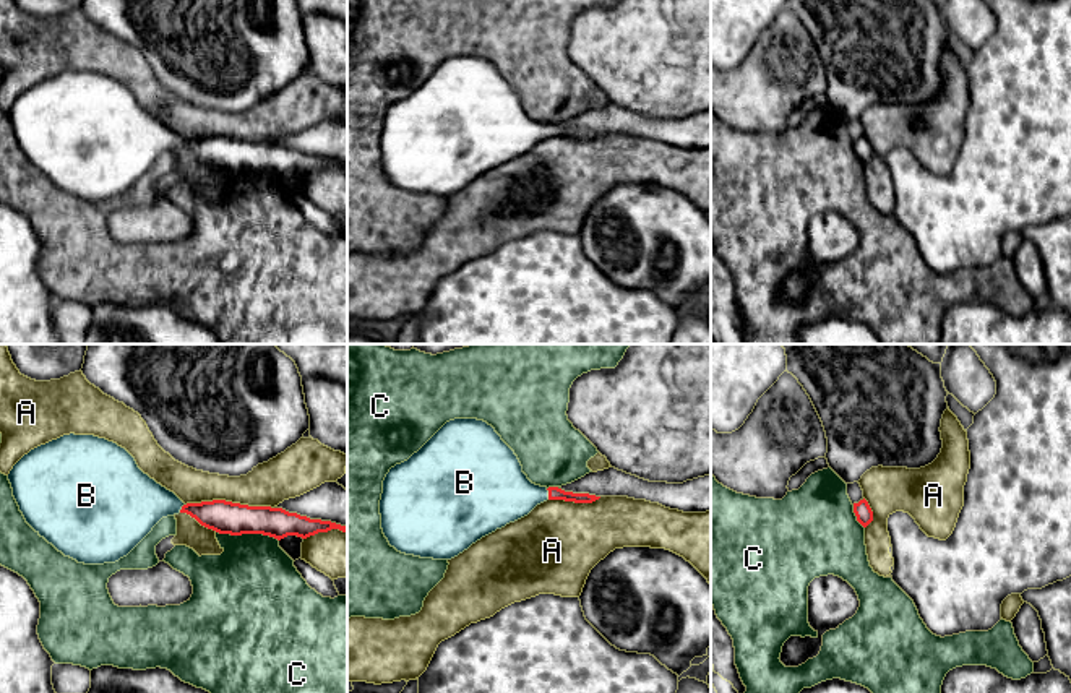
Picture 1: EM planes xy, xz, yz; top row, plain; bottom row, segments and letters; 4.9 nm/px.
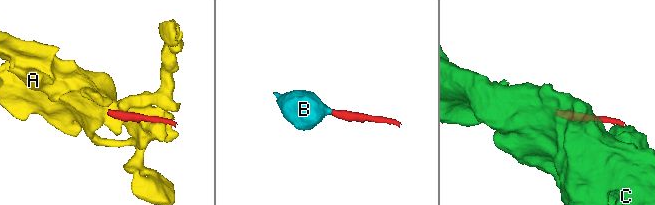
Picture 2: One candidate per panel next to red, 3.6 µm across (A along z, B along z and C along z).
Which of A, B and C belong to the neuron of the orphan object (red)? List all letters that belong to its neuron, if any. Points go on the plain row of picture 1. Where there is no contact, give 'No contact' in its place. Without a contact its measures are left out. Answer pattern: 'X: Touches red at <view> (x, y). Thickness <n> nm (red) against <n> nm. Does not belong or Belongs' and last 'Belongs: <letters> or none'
A: Touches red at xy (229, 138). Thickness 160 nm (red) against 220 nm. Does not belong
B: Touches red at xz (549, 130). Thickness 60 nm (red) against 320 nm. Belongs
C: Touches red at xy (247, 169). Thickness 160 nm (red) against 420 nm. Does not belong
Belongs: B

